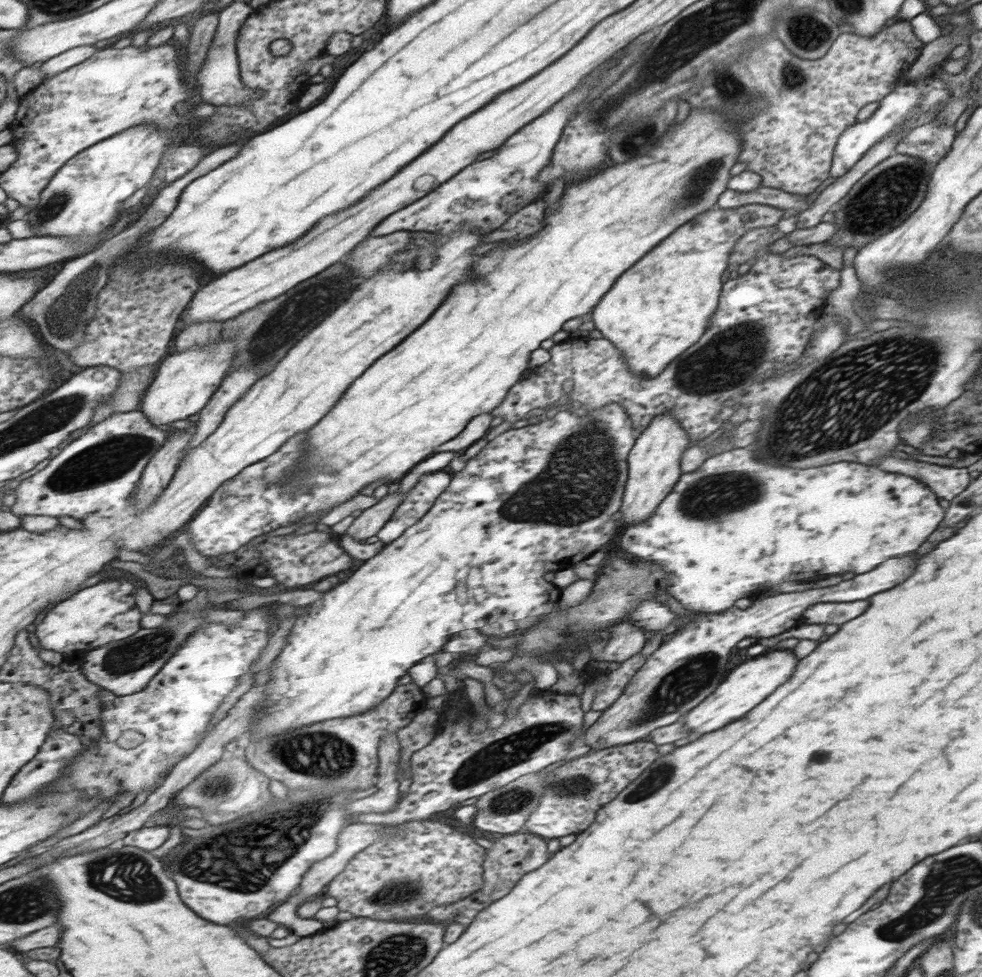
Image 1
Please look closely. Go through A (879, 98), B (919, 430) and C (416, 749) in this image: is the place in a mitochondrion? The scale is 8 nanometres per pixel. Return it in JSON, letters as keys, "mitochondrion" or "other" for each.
{"A":"other","B":"mitochondrion","C":"other"}

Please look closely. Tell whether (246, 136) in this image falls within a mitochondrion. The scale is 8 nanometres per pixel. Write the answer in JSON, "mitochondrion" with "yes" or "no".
{"mitochondrion":"no"}

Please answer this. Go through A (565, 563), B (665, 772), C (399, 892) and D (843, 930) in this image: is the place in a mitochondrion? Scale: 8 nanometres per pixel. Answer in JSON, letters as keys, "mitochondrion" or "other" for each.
{"A":"other","B":"mitochondrion","C":"mitochondrion","D":"other"}

